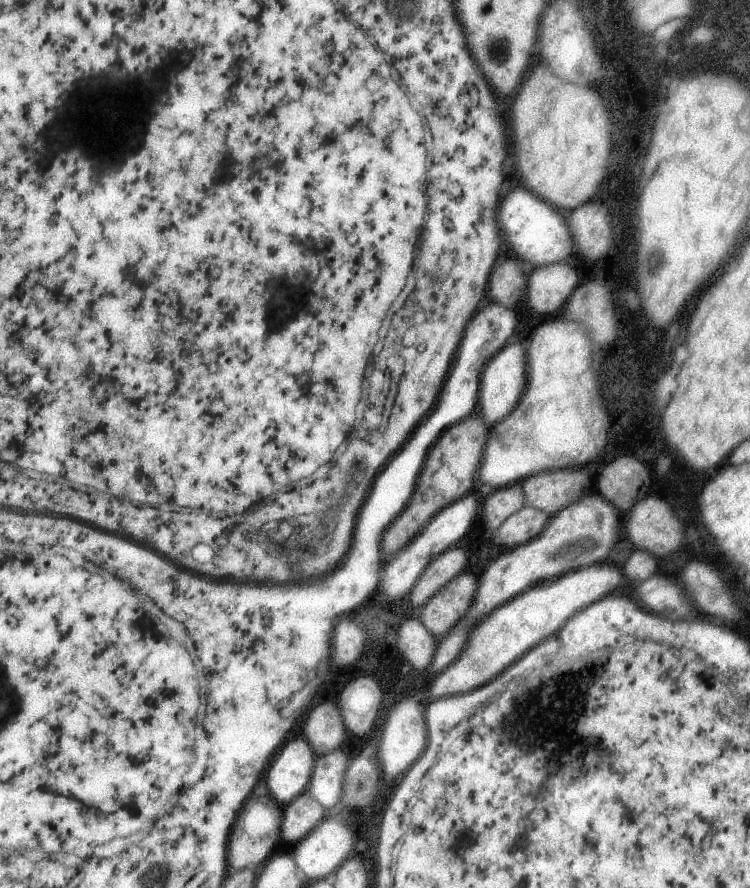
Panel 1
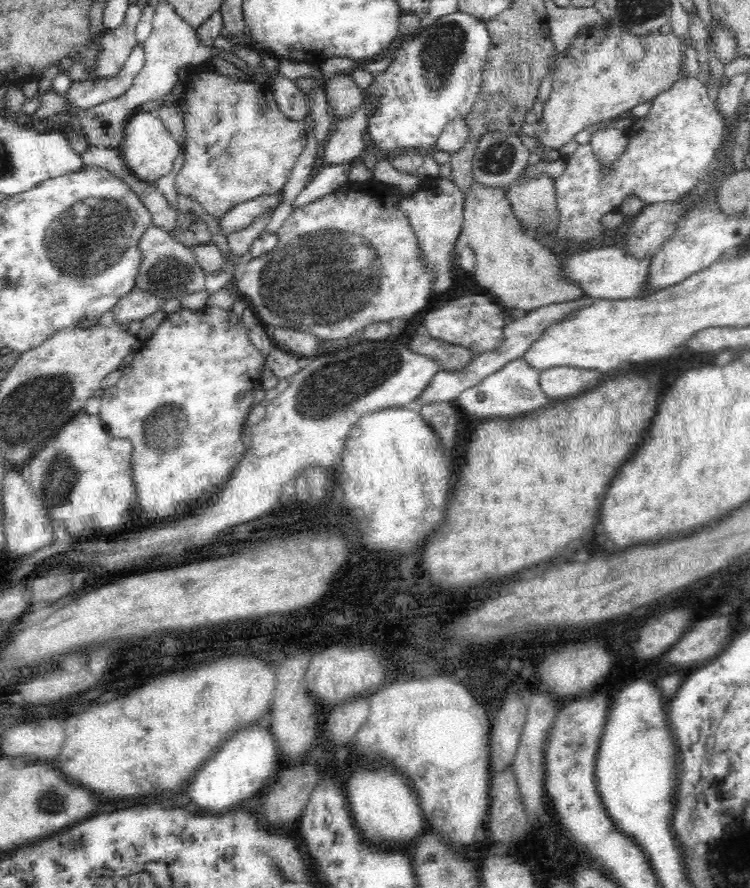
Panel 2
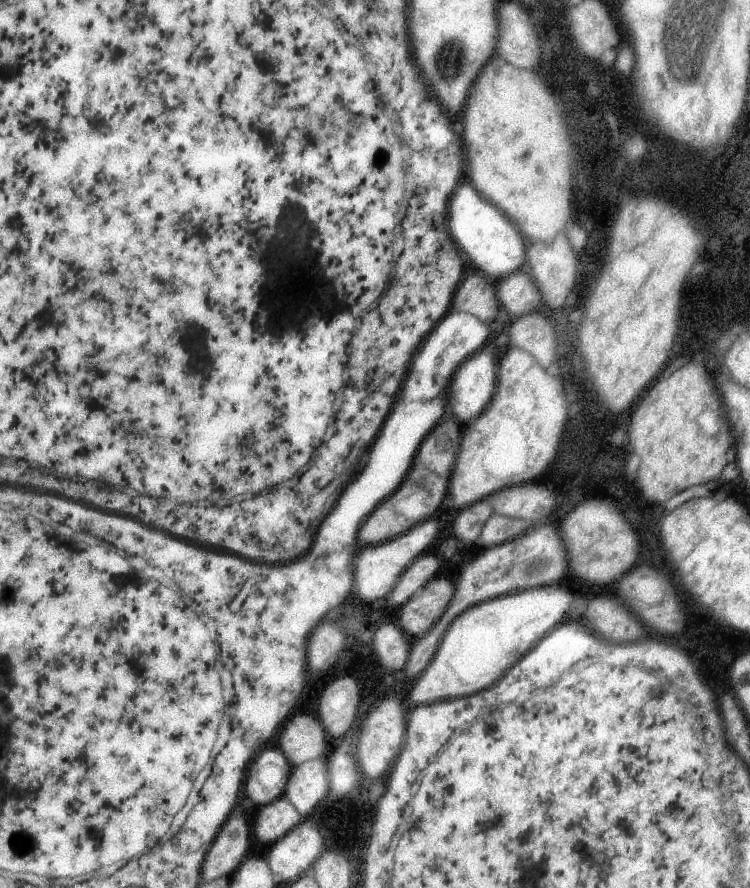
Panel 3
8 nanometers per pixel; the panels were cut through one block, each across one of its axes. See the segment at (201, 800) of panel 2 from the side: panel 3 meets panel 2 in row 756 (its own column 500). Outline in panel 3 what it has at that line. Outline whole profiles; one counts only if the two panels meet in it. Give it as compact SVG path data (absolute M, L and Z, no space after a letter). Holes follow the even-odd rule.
M470 182L460 184L460 192L452 196L452 236L456 236L456 244L464 248L464 256L468 256L470 266L486 276L502 278L520 270L526 262L526 244L520 231L496 204L478 194Z

